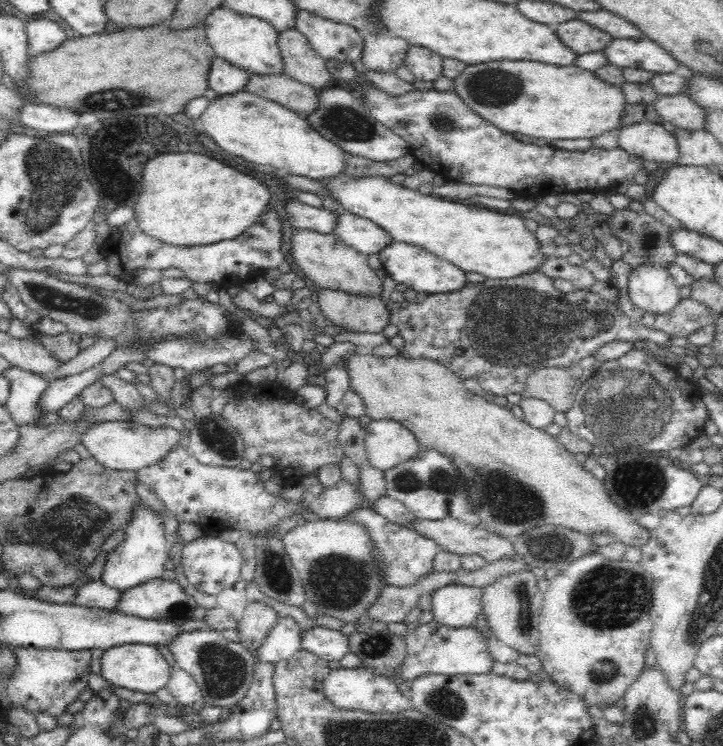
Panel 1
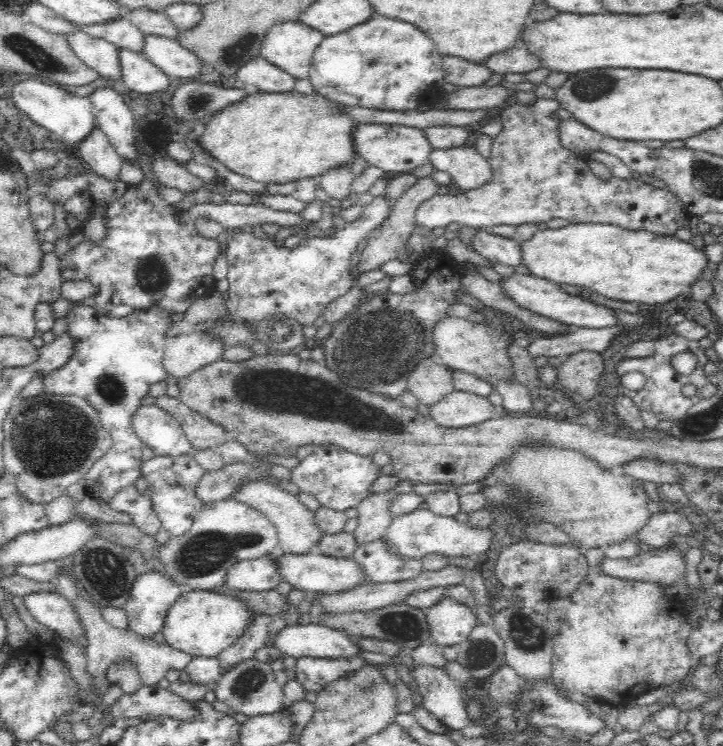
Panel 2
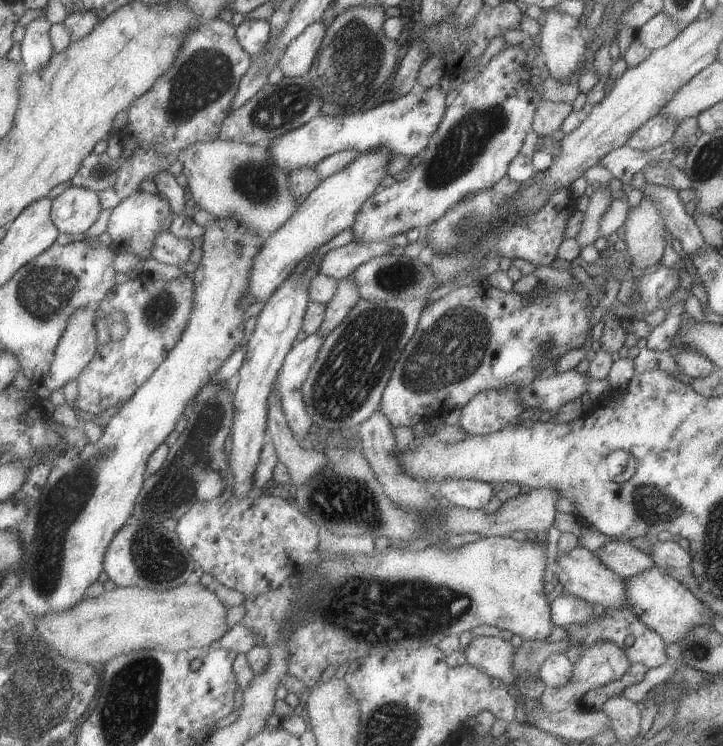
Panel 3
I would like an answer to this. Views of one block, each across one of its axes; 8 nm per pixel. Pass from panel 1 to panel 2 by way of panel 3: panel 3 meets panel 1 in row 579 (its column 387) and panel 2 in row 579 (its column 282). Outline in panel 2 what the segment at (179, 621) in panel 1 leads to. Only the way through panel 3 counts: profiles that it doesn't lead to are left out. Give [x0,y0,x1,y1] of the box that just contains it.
[226,546,285,592]

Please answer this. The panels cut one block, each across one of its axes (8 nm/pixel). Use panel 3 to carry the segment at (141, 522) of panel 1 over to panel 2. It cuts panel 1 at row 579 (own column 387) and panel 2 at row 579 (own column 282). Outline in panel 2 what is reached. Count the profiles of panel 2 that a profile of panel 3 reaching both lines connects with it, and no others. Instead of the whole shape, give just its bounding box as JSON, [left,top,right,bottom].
[123,570,182,639]

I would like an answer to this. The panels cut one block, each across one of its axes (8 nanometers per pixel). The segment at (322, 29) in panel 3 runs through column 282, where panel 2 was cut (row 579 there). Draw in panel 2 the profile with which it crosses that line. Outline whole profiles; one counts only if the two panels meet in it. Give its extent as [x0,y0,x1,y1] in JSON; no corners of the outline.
[52,568,195,698]

